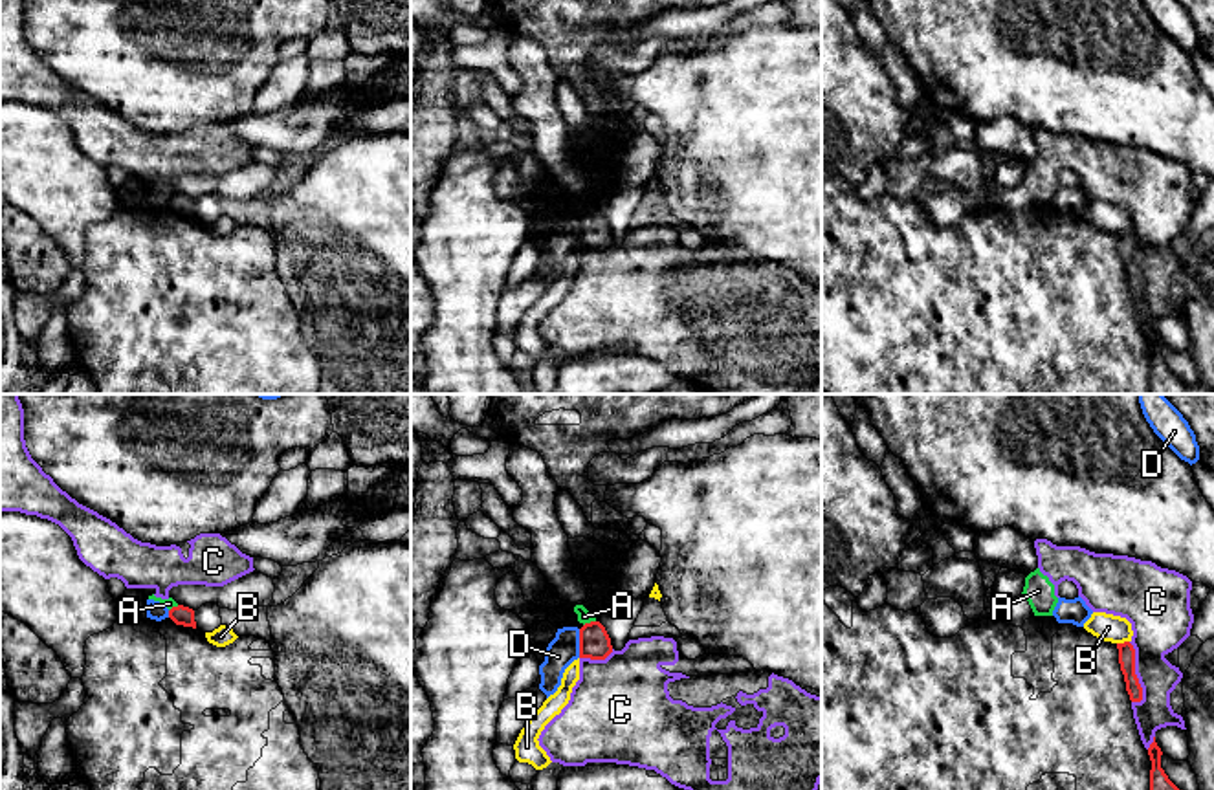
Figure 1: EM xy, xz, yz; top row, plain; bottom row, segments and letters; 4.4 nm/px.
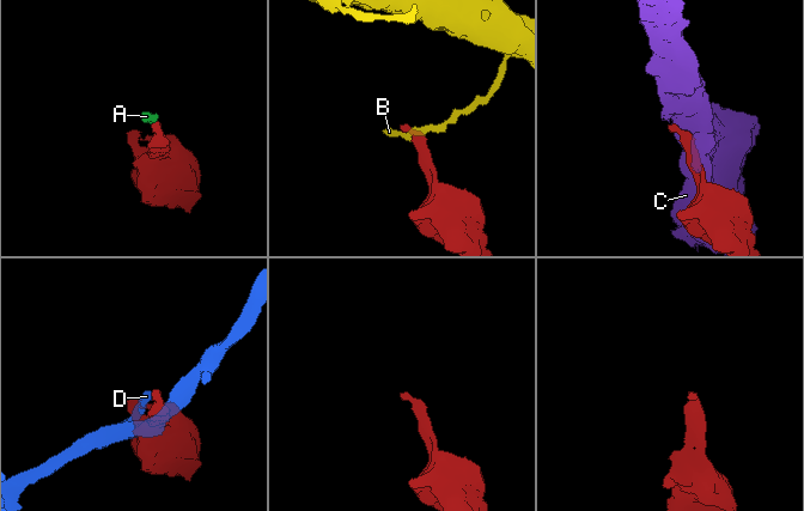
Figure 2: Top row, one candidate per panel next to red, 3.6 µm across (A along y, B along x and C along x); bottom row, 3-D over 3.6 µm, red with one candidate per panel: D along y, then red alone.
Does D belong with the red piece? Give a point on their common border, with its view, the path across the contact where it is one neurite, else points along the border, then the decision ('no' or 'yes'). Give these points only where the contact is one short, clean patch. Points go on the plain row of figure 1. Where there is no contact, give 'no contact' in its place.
xz (580, 233) | along xz (578, 219), (580, 246) | no

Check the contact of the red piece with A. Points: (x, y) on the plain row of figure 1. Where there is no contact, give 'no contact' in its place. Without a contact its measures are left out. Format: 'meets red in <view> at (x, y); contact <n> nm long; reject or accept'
meets red in xz at (591, 211); contact 60 nm long; reject

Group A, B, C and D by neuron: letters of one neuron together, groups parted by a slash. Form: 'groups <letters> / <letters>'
groups A C / B / D

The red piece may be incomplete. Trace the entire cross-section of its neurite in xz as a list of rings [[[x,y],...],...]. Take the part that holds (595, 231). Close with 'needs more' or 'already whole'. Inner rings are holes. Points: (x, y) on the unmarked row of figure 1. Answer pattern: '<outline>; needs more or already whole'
[[[600,211],[579,218],[579,247],[605,249],[613,242],[611,227]]]; already whole

